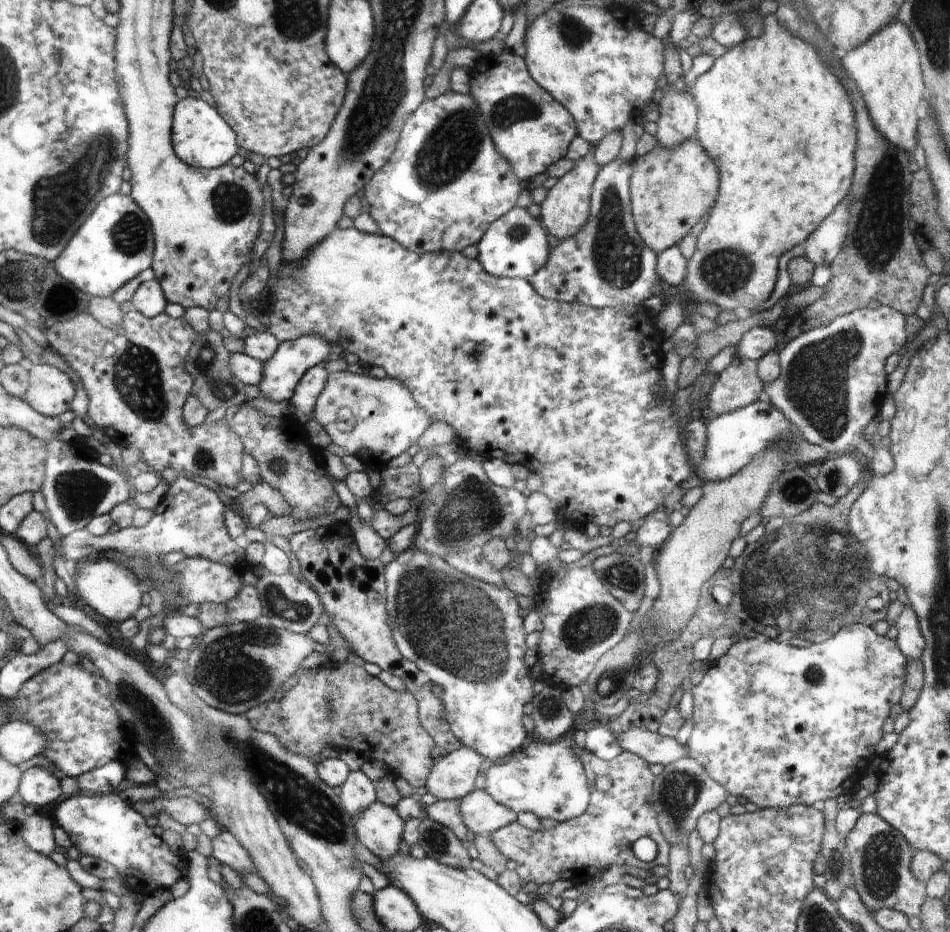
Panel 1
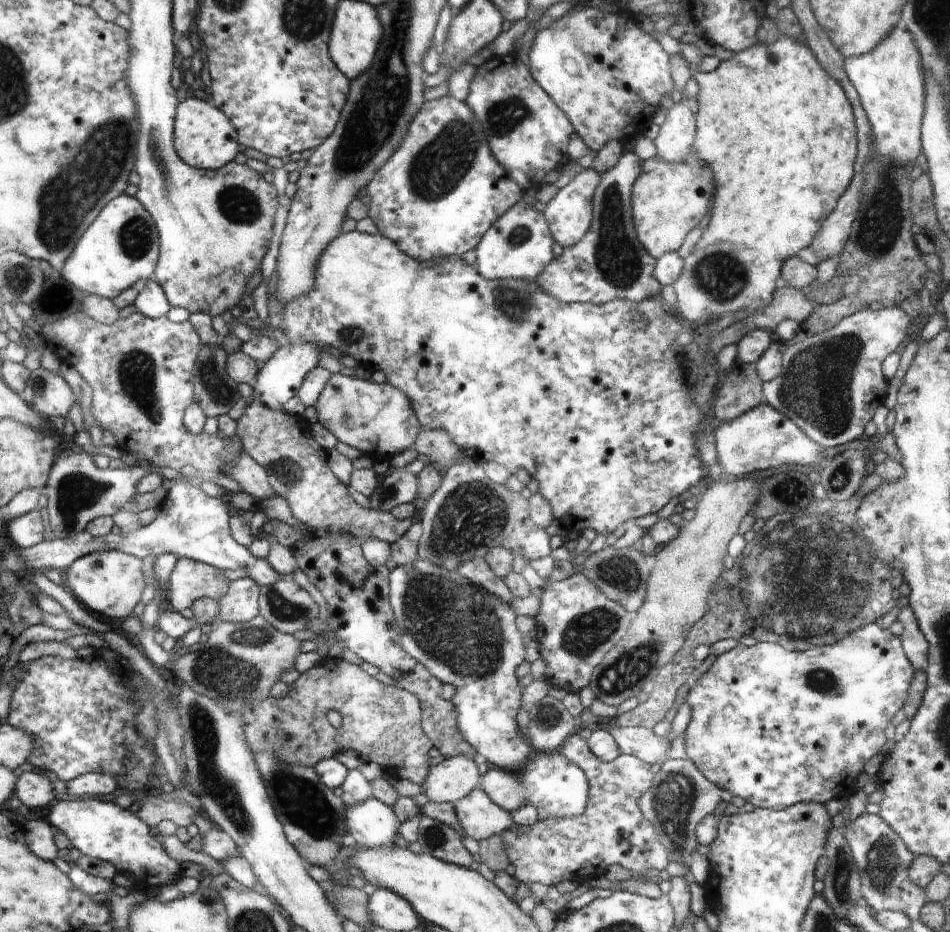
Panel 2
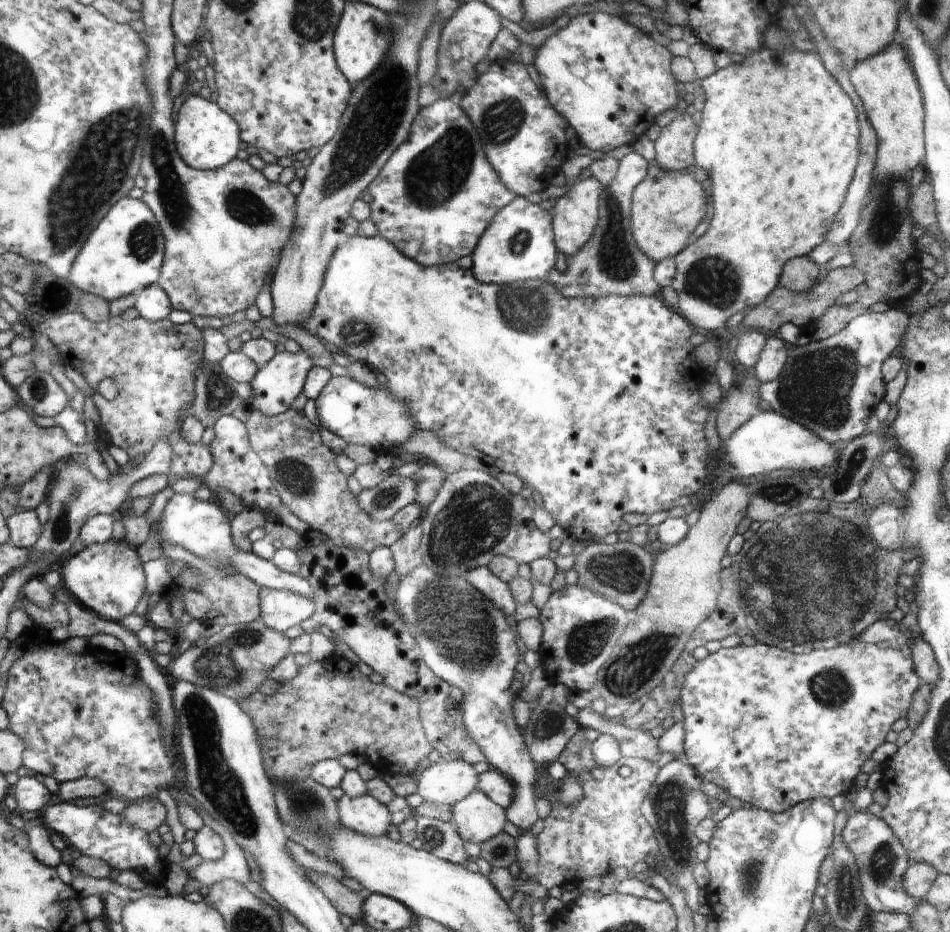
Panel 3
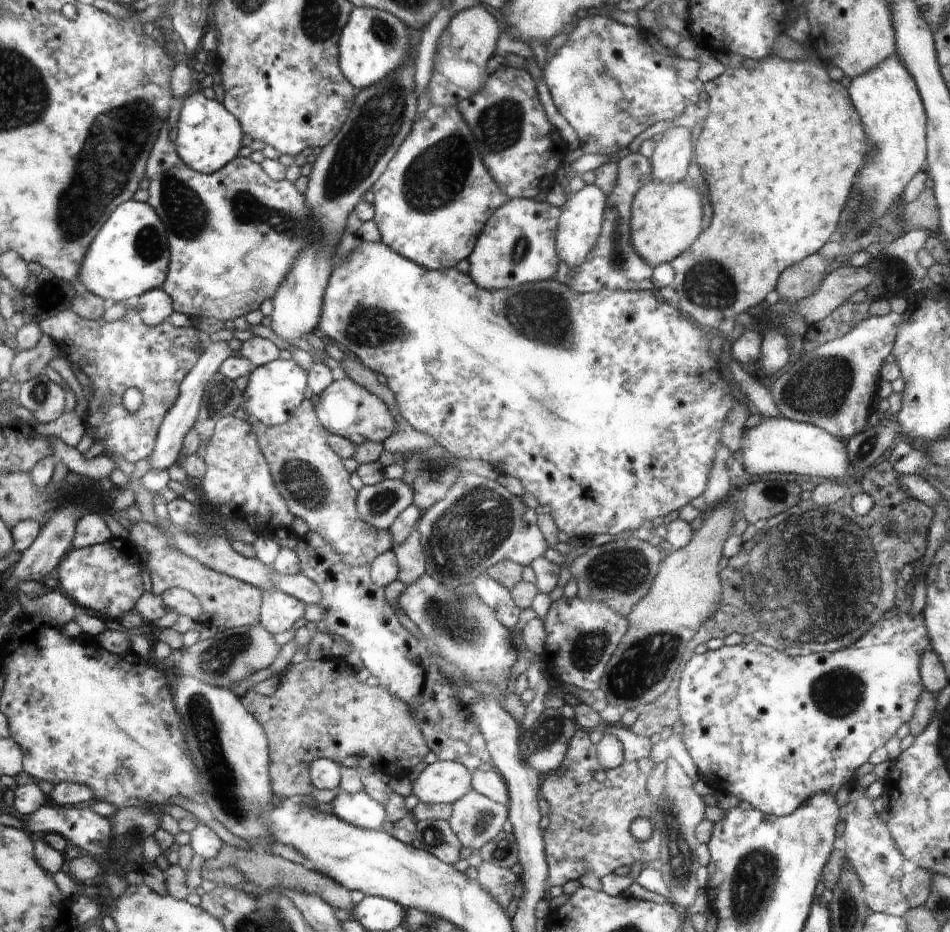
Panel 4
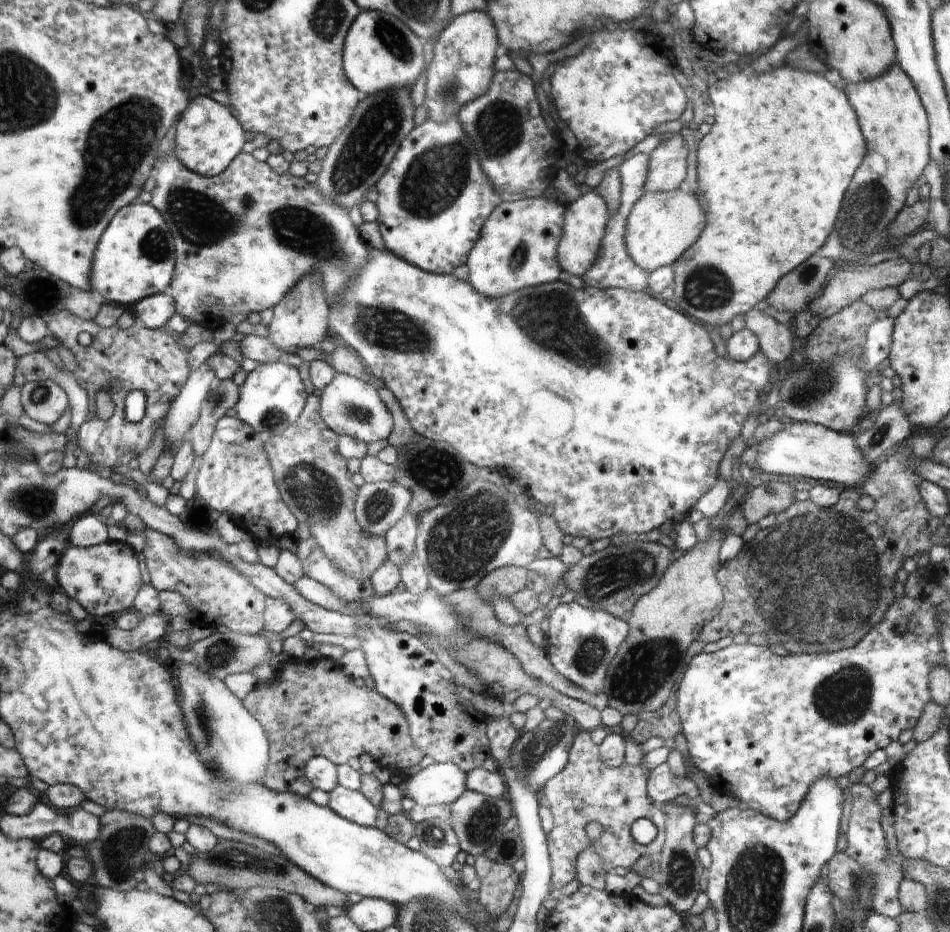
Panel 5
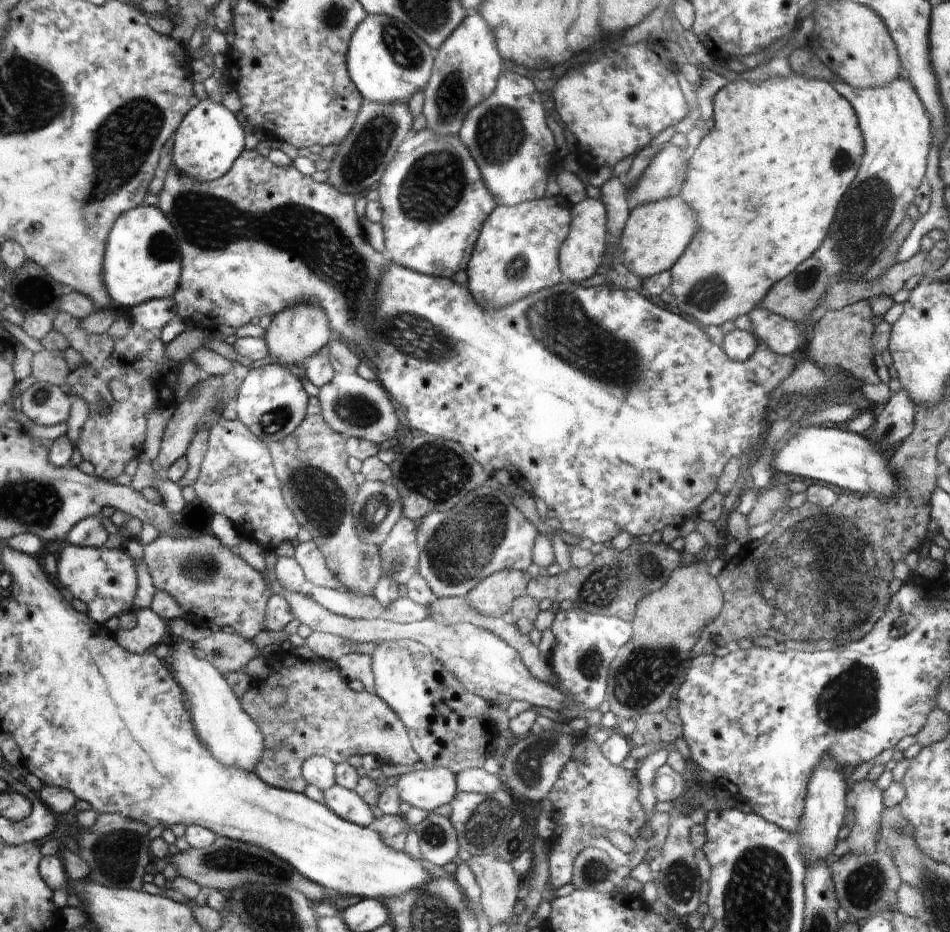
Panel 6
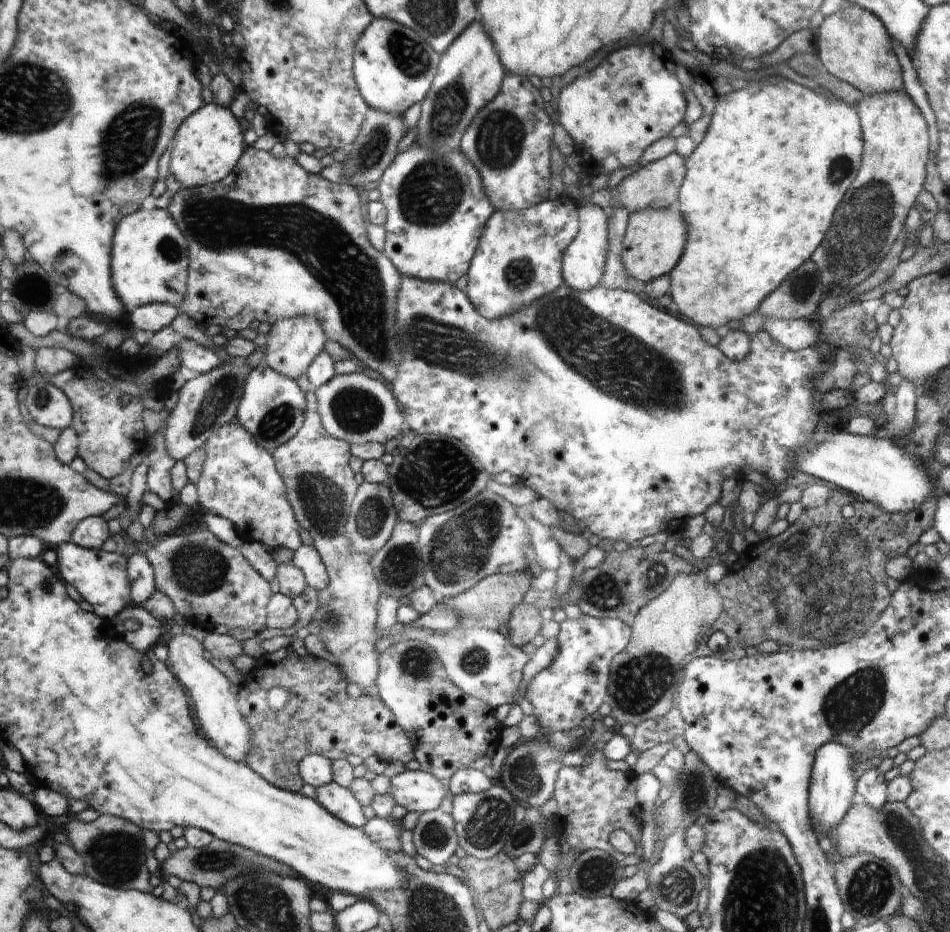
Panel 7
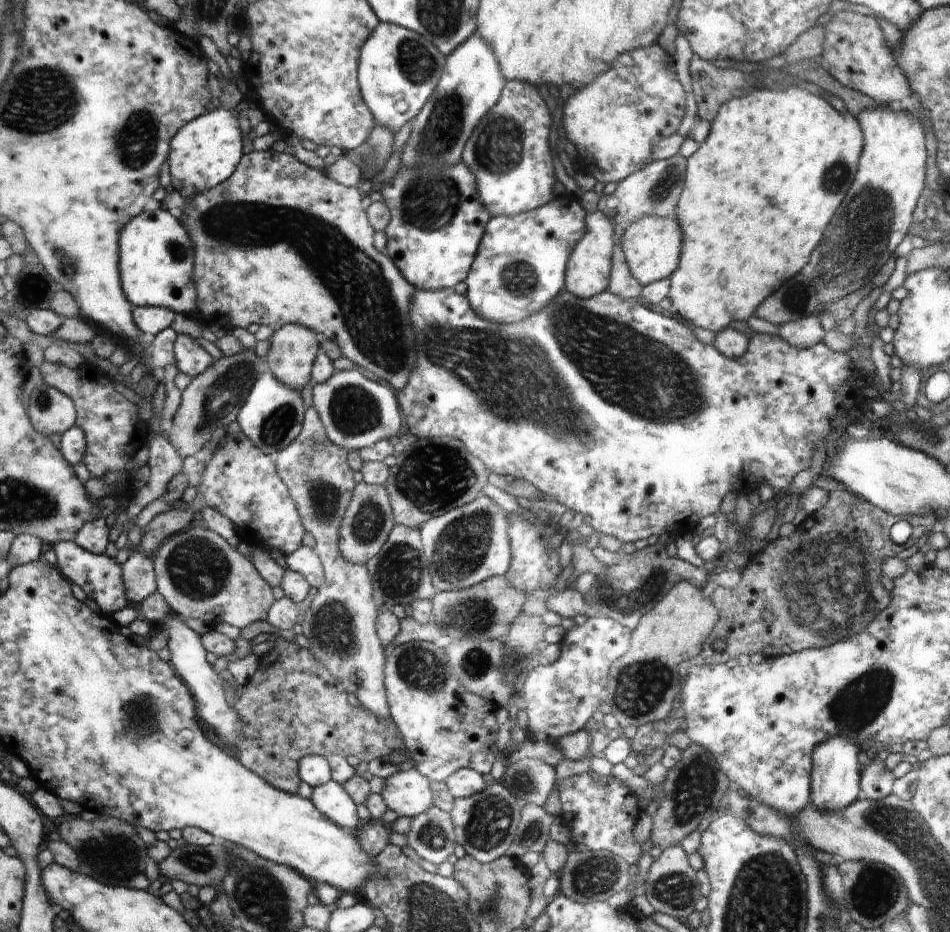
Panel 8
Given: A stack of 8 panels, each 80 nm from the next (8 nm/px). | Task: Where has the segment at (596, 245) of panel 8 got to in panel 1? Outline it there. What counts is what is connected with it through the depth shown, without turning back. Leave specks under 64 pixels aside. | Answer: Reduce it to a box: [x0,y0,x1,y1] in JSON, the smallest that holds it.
[540,154,599,239]

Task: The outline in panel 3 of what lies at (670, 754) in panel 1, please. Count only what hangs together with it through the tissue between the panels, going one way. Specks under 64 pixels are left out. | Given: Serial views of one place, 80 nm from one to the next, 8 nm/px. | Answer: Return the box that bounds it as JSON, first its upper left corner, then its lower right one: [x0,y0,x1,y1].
[576,706,661,761]

